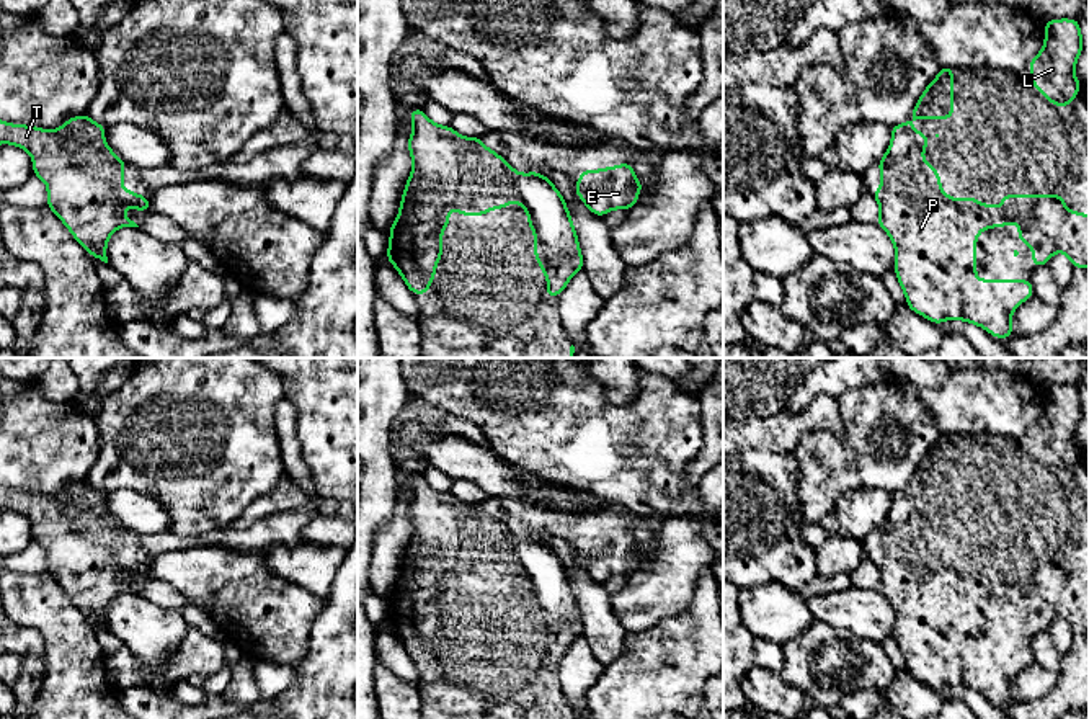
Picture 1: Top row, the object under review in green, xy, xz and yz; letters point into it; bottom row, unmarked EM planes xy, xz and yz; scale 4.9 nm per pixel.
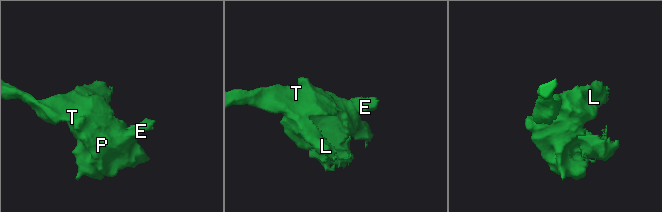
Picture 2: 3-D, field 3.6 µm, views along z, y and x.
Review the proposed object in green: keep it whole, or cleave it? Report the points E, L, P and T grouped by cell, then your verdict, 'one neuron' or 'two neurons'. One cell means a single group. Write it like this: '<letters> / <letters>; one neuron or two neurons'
E L P T; one neuron

